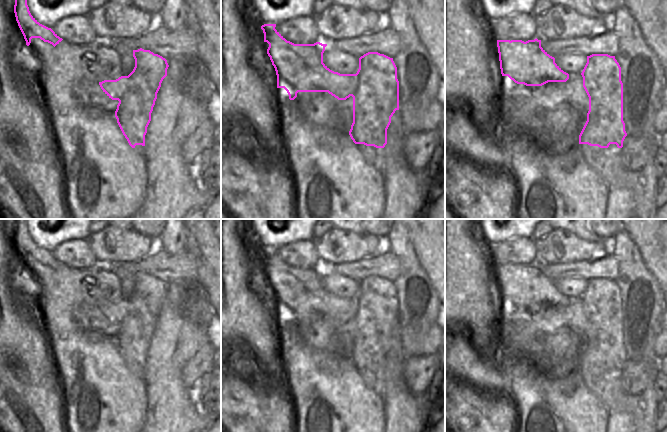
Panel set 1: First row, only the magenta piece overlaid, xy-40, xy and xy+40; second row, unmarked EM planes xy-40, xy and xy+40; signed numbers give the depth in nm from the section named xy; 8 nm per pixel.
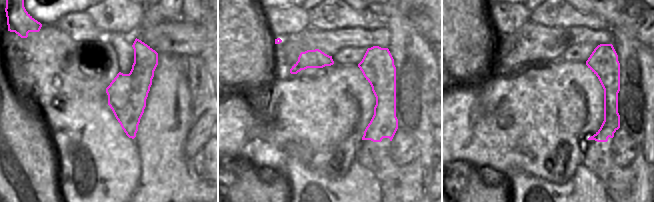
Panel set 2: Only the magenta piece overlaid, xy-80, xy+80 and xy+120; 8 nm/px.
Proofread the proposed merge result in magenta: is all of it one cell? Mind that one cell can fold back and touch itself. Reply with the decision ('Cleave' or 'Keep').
Cleave.

